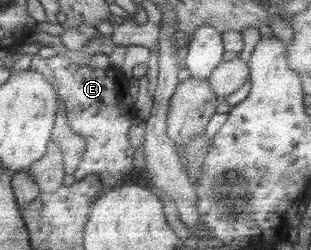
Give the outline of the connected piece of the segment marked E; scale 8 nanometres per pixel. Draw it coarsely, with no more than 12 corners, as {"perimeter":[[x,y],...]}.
{"perimeter":[[31,55],[84,140],[72,173],[127,182],[134,117],[120,70]]}

